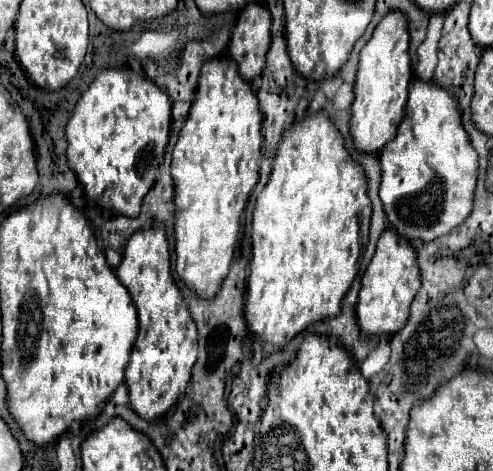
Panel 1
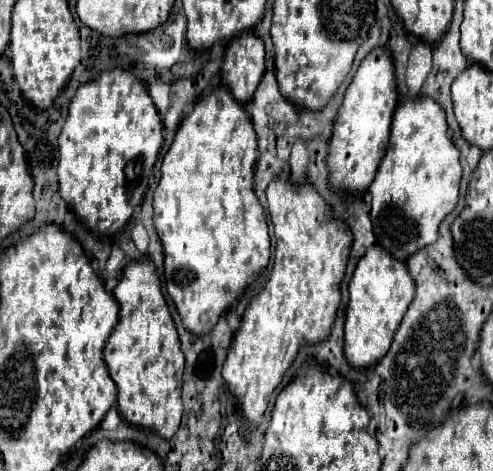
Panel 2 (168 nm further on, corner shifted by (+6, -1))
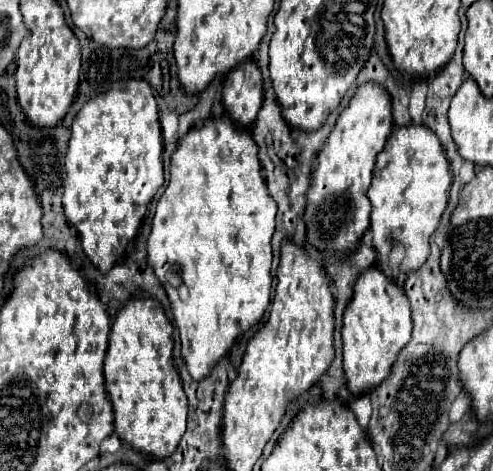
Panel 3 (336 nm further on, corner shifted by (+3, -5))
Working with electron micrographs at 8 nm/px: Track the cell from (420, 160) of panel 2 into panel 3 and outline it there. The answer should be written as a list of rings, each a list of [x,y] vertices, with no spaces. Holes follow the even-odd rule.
[[[411,124],[395,128],[389,136],[385,148],[377,156],[377,164],[373,170],[373,180],[367,190],[371,200],[371,236],[373,246],[377,250],[377,266],[391,280],[397,280],[401,274],[413,272],[429,256],[429,236],[439,226],[441,214],[449,200],[451,186],[451,170],[445,158],[443,146],[427,126]],[[395,244],[403,244],[405,258],[397,268],[389,268],[385,262],[385,254]]]

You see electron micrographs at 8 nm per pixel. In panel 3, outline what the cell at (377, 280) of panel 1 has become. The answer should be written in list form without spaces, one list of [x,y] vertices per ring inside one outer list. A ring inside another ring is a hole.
[[[377,266],[365,270],[357,284],[351,302],[343,314],[343,370],[347,388],[353,396],[369,394],[377,388],[393,368],[397,354],[411,338],[411,308],[409,300],[393,280],[389,280]]]

